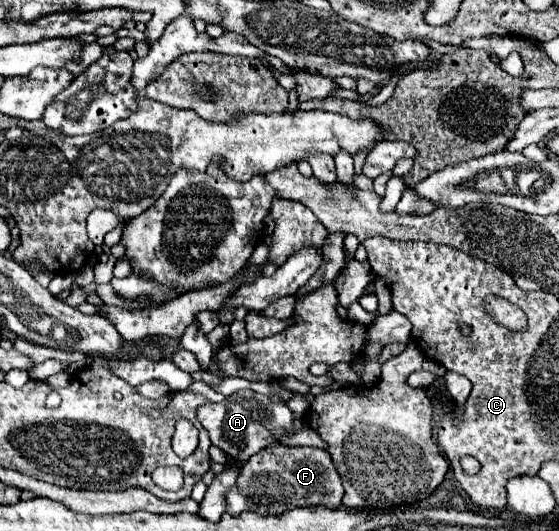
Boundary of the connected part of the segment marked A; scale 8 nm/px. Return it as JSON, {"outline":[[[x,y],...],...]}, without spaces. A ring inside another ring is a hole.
{"outline":[[[237,391],[223,403],[205,403],[197,407],[197,419],[209,431],[213,445],[223,449],[231,459],[247,461],[261,447],[275,445],[283,429],[291,429],[293,413],[285,403],[273,403],[267,395]]]}

